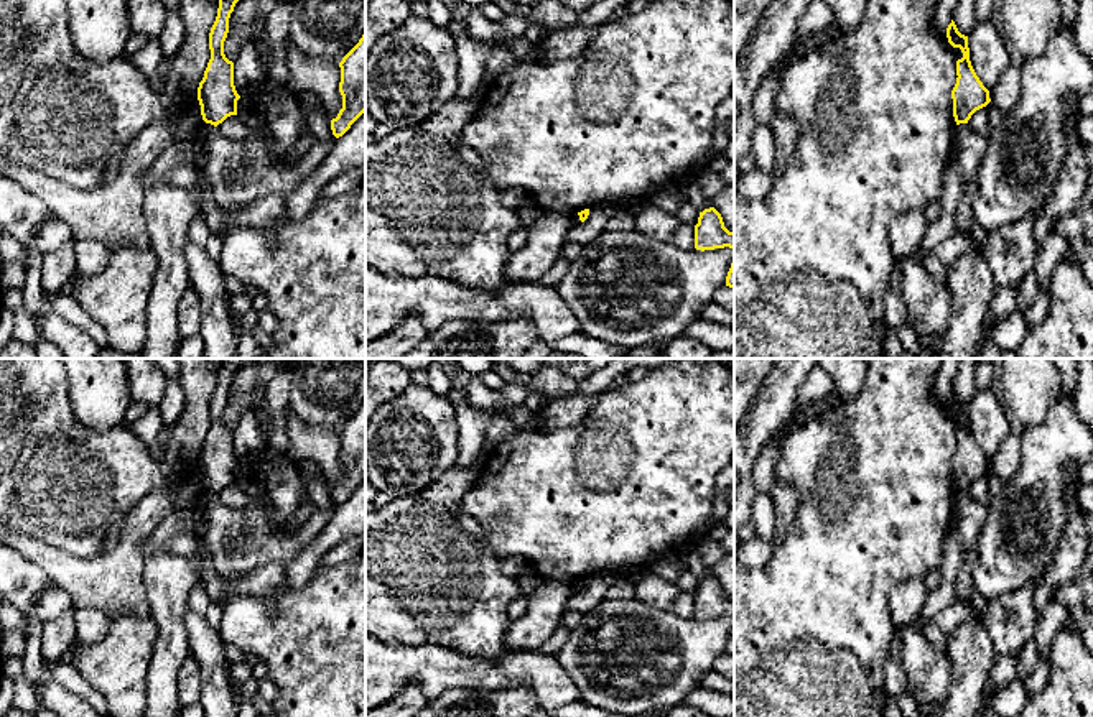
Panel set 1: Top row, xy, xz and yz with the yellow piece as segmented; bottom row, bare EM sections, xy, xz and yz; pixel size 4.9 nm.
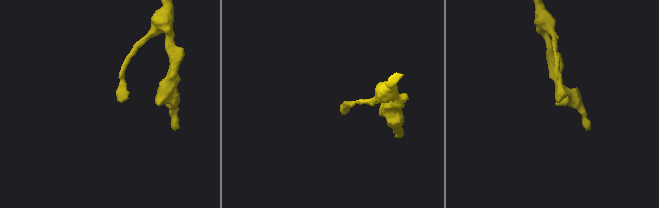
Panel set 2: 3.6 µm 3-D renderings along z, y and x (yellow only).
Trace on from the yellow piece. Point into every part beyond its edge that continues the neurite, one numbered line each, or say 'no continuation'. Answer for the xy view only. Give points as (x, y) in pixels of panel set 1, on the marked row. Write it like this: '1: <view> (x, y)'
no continuation

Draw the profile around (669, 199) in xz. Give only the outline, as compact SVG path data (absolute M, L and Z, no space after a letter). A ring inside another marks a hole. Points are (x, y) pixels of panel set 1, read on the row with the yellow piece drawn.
M677 187L663 189L655 192L650 199L649 204L660 207L662 210L667 210L670 214L677 214L680 207L681 196L677 191Z

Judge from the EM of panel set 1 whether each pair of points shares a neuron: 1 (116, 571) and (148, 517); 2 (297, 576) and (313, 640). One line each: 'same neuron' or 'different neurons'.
1: same neuron
2: different neurons

